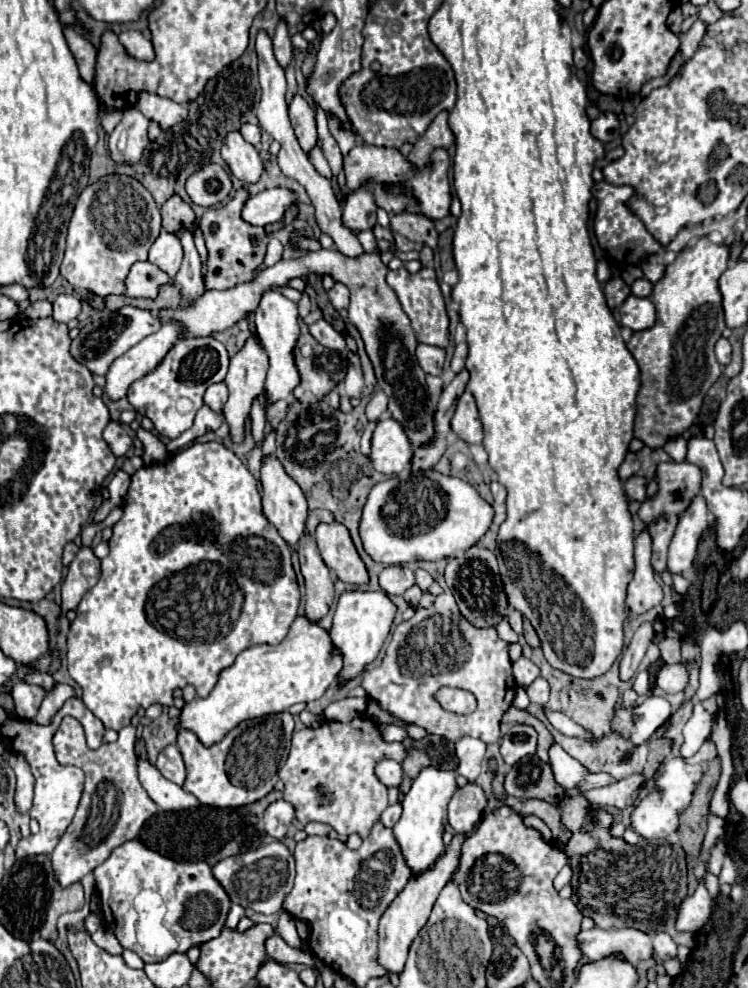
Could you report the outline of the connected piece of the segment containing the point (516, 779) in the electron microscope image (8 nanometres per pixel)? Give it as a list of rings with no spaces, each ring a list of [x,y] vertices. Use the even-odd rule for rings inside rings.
[[[526,756],[518,764],[514,764],[506,774],[504,788],[506,794],[520,800],[538,798],[560,804],[564,798],[564,788],[556,784],[552,770],[538,756]]]

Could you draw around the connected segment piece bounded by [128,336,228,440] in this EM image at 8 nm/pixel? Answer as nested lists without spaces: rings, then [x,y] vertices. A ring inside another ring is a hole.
[[[212,336],[180,338],[152,372],[142,376],[128,388],[128,402],[138,414],[148,416],[154,422],[154,428],[160,436],[174,440],[192,426],[196,412],[204,406],[206,388],[210,384],[224,382],[226,372],[228,352],[222,342],[218,342]]]

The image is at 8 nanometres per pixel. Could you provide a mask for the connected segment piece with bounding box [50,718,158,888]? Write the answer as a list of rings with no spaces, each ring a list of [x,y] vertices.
[[[64,718],[60,730],[56,732],[54,750],[58,762],[80,766],[86,772],[86,786],[78,812],[66,828],[64,836],[58,840],[54,852],[50,854],[54,878],[62,888],[80,882],[80,878],[92,872],[98,864],[102,864],[114,848],[128,840],[134,840],[142,824],[158,810],[158,806],[138,780],[134,740],[134,726],[124,726],[118,732],[116,742],[102,744],[98,750],[88,750],[84,730],[76,718]]]

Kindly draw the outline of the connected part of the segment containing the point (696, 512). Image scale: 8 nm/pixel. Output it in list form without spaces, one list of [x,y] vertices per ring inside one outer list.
[[[696,496],[696,502],[692,502],[692,506],[680,516],[676,534],[670,544],[668,570],[672,574],[680,574],[680,572],[692,568],[702,534],[713,523],[714,518],[706,508],[704,498]]]

